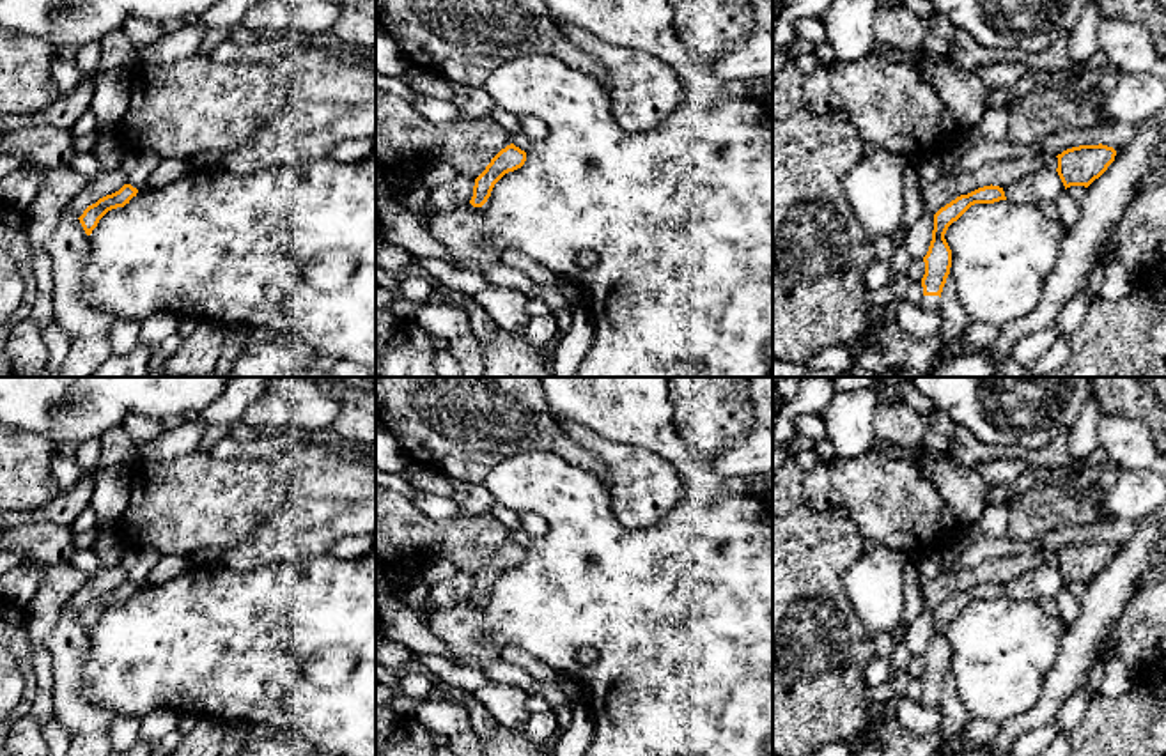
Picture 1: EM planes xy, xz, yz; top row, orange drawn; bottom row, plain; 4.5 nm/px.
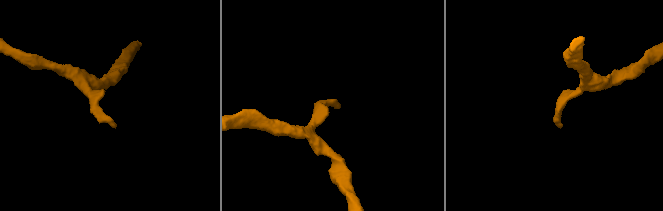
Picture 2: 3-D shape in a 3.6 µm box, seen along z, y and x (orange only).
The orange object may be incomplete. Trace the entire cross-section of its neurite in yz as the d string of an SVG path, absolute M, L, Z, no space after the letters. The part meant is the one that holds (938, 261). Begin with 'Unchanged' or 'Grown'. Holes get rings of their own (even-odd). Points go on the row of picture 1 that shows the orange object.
Grown. M991 184L957 197L934 214L932 241L927 255L923 257L923 297L918 303L923 310L932 312L941 305L941 292L952 267L952 250L944 239L948 227L957 221L971 205L994 204L999 200L1007 200L1003 188Z

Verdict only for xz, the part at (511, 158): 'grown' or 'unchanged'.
unchanged

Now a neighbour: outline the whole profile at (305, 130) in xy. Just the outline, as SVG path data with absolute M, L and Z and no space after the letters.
M376 97L363 104L298 101L271 117L257 136L222 156L220 166L248 175L330 156L346 138L376 136Z

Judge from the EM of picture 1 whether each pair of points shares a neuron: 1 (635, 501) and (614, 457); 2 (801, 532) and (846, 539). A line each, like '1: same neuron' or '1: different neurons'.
1: same neuron
2: same neuron

